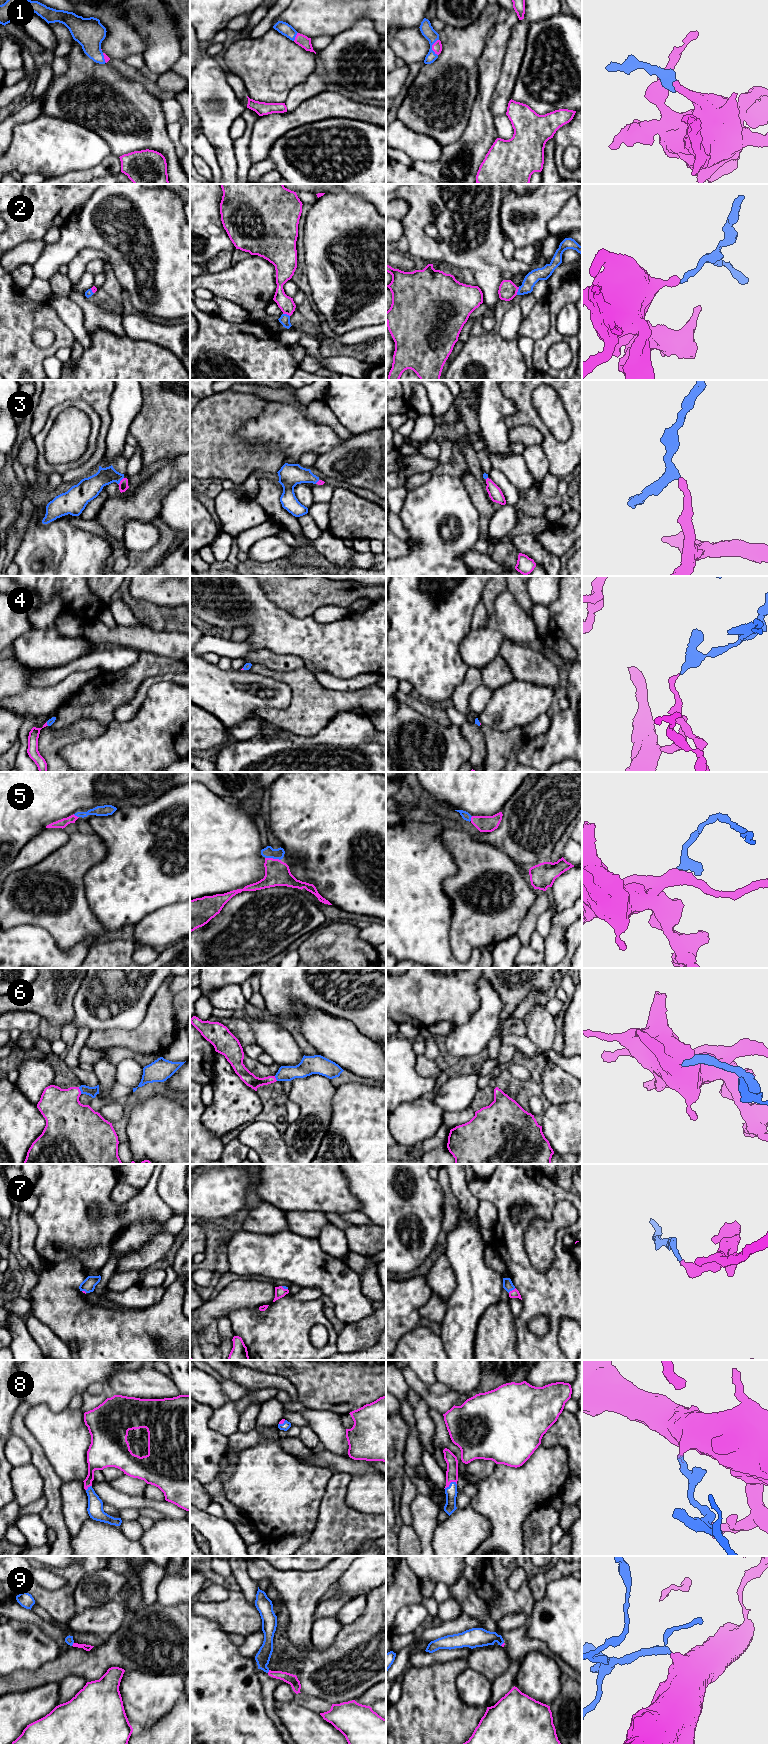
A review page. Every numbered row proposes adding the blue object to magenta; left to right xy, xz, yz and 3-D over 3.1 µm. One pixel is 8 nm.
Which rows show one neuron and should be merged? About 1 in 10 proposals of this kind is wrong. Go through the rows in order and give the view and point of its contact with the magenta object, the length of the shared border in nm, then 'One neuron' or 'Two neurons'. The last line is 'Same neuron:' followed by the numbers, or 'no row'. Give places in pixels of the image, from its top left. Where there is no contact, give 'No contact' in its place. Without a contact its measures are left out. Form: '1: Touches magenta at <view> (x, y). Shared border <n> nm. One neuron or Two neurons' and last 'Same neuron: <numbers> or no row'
1: Touches magenta at yz (432, 47). Shared border 140 nm. One neuron
2: Touches magenta at yz (517, 291). Shared border 70 nm. One neuron
3: Touches magenta at xy (120, 481). Shared border 80 nm. One neuron
4: Touches magenta at xy (46, 724). Shared border 40 nm. One neuron
5: Touches magenta at xz (273, 859). Shared border 130 nm. One neuron
6: Touches magenta at xy (79, 1090). Shared border 60 nm. One neuron
7: Touches magenta at yz (512, 1290). Shared border 70 nm. One neuron
8: Touches magenta at yz (450, 1482). Shared border 120 nm. One neuron
9: Touches magenta at xy (73, 1644). Shared border 40 nm. One neuron
Same neuron: 1, 2, 3, 4, 5, 6, 7, 8, 9

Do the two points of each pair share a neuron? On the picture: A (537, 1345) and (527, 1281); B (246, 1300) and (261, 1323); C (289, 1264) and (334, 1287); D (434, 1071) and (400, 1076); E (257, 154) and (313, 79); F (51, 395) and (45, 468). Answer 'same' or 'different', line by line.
A: same
B: different
C: same
D: different
E: different
F: different

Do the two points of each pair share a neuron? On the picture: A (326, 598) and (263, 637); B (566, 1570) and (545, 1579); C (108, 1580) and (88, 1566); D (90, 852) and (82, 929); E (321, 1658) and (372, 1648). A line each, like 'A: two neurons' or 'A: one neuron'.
A: two neurons
B: one neuron
C: two neurons
D: one neuron
E: one neuron

